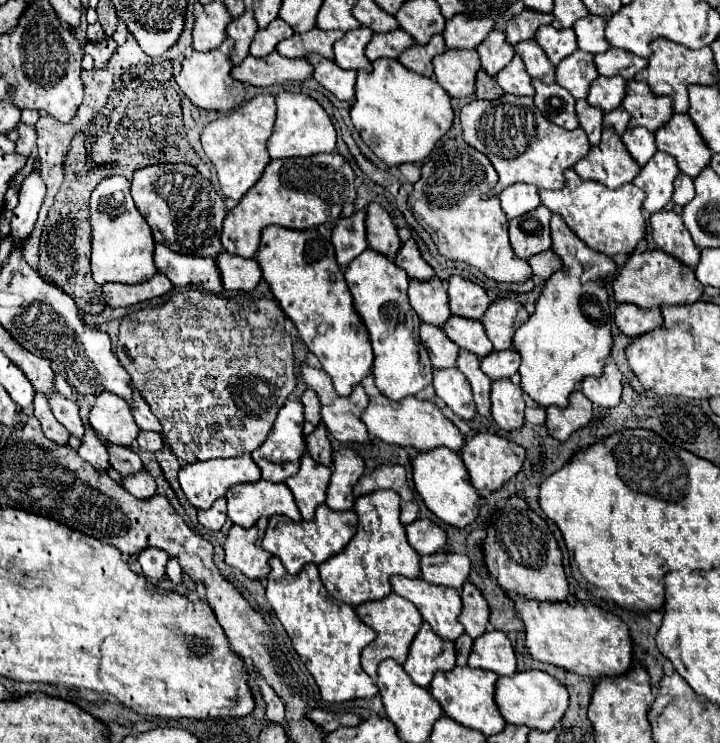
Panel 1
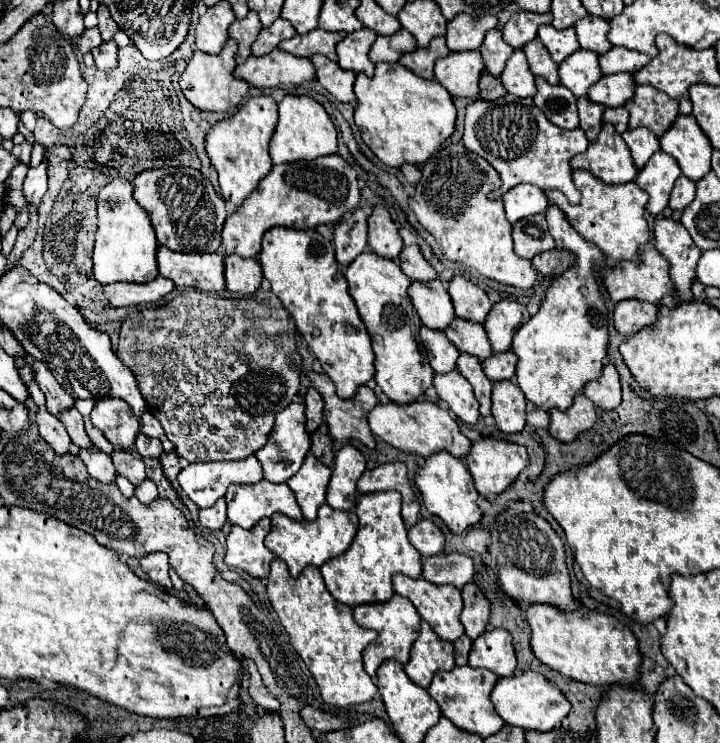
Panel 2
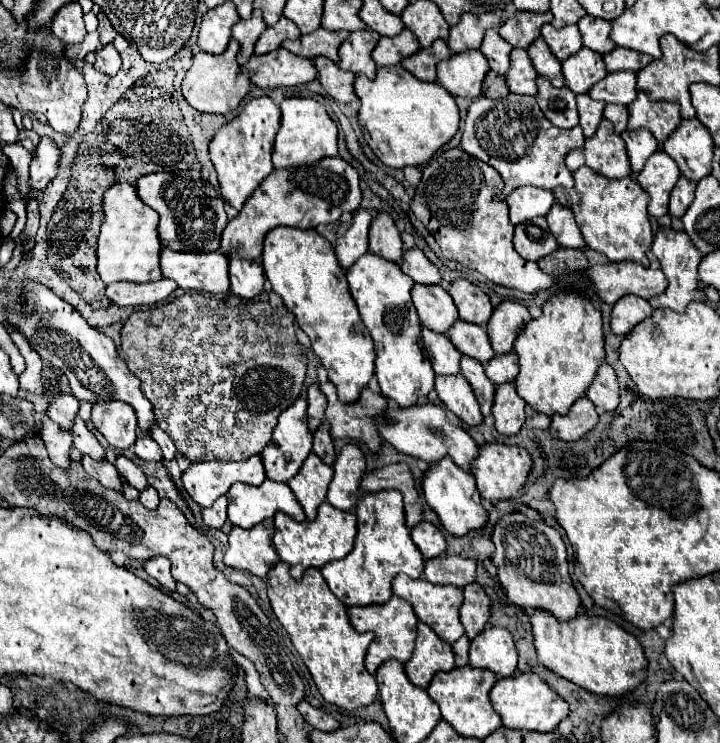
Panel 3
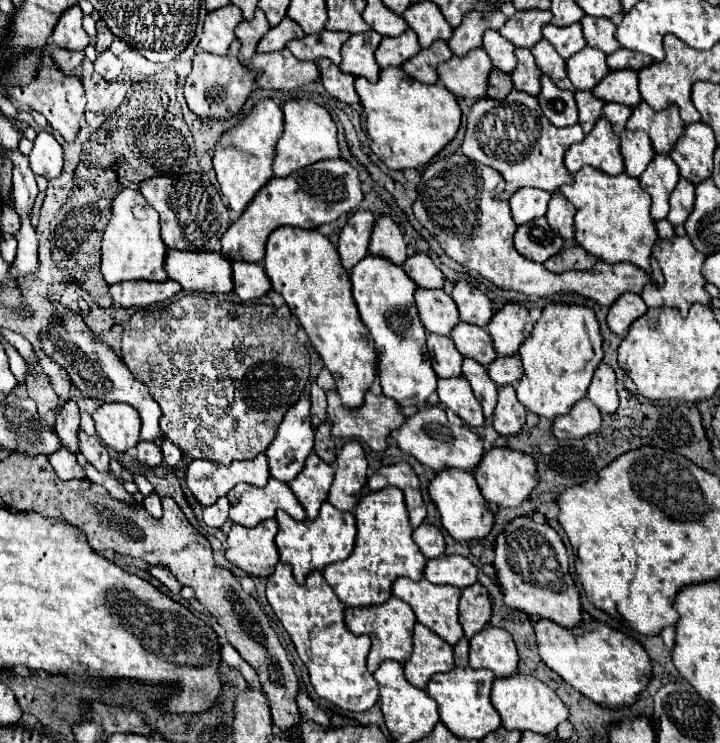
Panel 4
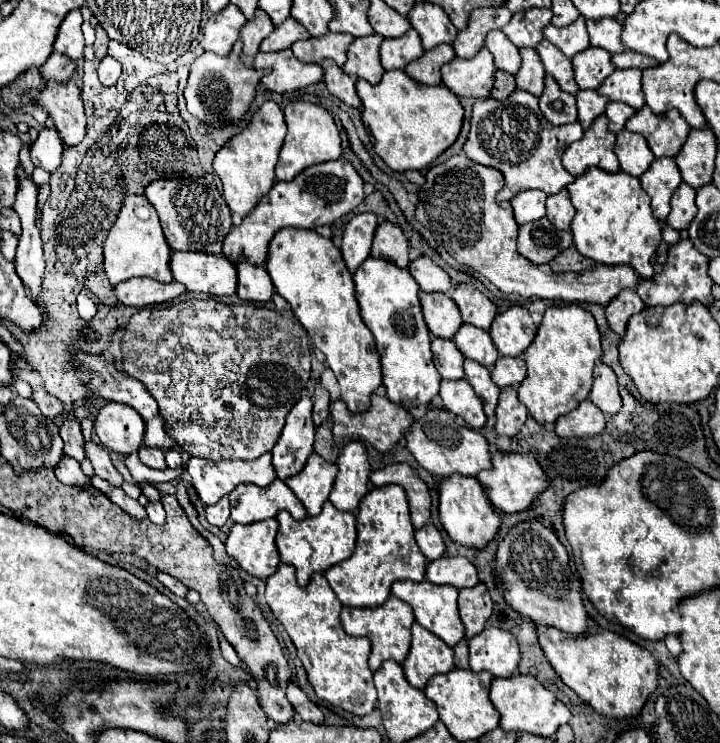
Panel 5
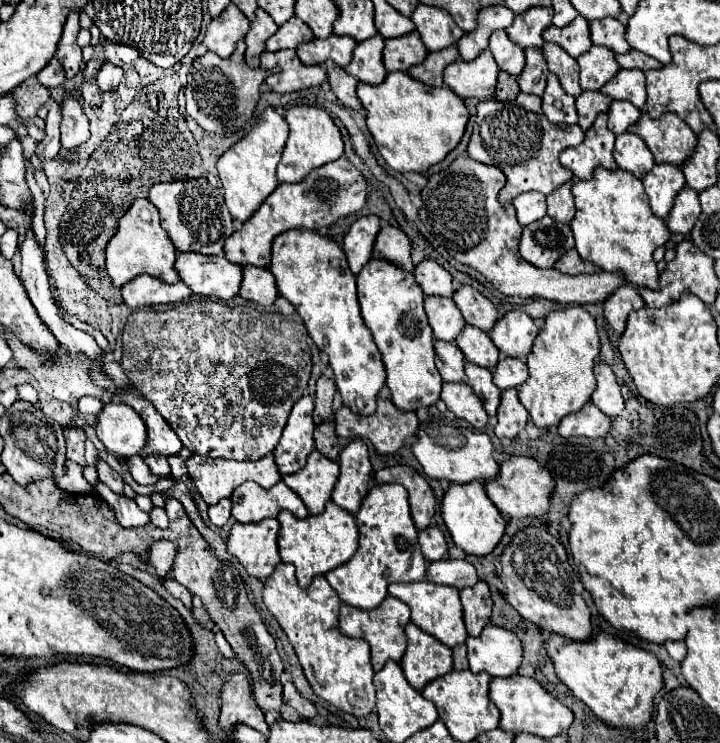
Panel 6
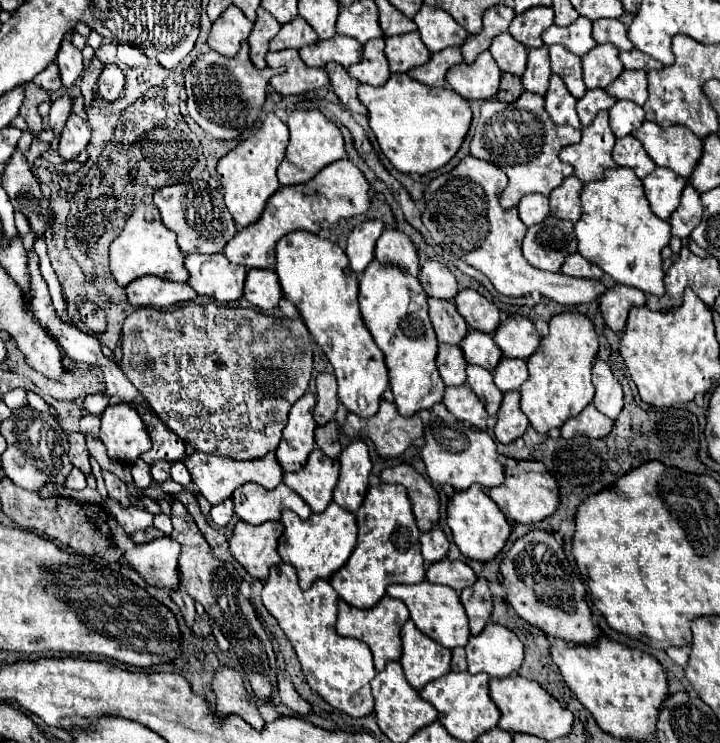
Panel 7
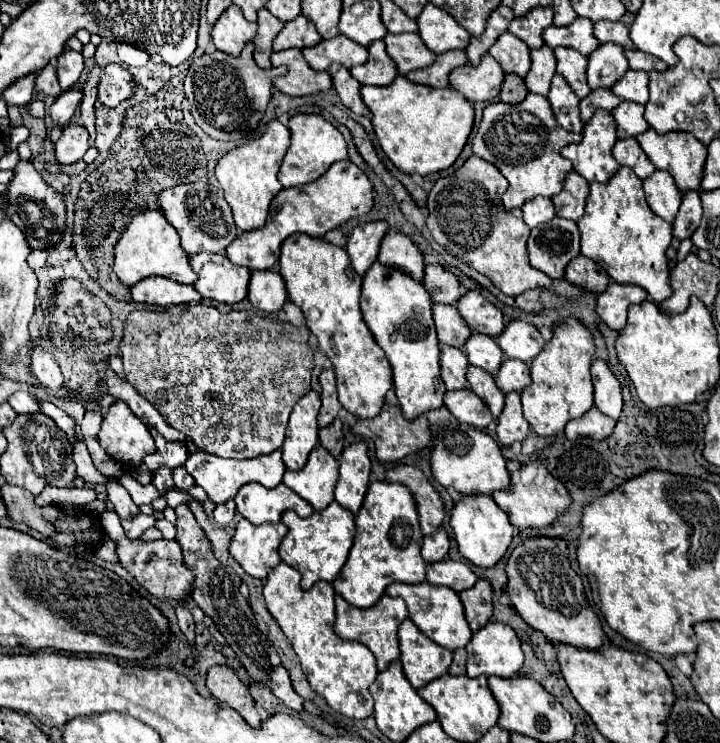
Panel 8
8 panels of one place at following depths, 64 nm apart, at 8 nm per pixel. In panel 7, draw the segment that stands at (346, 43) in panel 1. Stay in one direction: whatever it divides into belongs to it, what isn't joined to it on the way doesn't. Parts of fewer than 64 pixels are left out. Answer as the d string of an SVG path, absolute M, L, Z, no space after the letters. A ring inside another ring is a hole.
M372 38L362 46L362 60L348 68L350 76L358 82L382 86L390 78L388 60L384 56L384 38Z

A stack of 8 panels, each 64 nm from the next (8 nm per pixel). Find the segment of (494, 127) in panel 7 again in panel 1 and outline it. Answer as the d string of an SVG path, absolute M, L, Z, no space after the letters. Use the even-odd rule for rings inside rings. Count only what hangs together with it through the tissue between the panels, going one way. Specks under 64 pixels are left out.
M504 94L492 102L474 100L462 106L460 122L464 140L486 154L498 172L500 180L496 184L496 194L516 182L534 184L536 188L562 188L564 170L572 168L590 152L588 138L580 128L564 130L552 124L534 108L532 98Z

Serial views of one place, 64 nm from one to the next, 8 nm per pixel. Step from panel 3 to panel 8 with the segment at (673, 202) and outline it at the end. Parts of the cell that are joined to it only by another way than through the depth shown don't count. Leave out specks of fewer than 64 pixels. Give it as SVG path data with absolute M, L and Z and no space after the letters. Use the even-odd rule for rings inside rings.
M686 192L682 196L682 204L680 210L676 214L676 220L672 224L674 228L674 236L684 240L690 238L692 232L698 228L702 218L702 202L700 202L700 194L698 192Z

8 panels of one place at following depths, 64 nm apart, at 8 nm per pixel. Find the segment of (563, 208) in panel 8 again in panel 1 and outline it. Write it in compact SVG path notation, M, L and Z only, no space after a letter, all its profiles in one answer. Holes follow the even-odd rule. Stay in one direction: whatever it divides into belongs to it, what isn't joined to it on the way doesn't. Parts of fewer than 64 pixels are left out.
M552 214L550 218L550 230L552 230L552 252L556 252L562 260L562 268L550 276L550 280L544 284L534 314L516 330L514 334L514 350L522 356L520 374L522 374L522 390L536 400L540 406L560 406L564 408L568 404L570 392L576 388L576 384L584 376L600 376L602 368L610 356L612 350L612 316L608 306L608 290L598 280L582 282L582 272L586 268L586 260L592 256L602 256L596 250L590 250L572 230L568 230L566 222Z

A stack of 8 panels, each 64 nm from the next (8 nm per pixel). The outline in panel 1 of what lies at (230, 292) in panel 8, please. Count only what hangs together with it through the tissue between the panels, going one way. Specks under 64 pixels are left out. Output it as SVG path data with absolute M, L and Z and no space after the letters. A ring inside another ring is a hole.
M156 244L154 248L154 264L158 272L166 274L174 286L196 286L208 292L222 292L220 272L214 258L196 258L176 254L164 244Z

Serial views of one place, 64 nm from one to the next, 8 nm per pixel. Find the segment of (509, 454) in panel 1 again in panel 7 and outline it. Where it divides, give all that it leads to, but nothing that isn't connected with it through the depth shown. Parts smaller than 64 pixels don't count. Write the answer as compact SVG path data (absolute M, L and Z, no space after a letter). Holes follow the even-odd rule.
M518 460L516 466L506 468L504 474L506 474L504 484L490 488L488 496L500 506L500 510L506 514L506 518L510 522L522 522L522 524L538 522L556 510L556 506L558 506L558 484L556 484L554 476L548 474L548 470L544 468L542 462Z

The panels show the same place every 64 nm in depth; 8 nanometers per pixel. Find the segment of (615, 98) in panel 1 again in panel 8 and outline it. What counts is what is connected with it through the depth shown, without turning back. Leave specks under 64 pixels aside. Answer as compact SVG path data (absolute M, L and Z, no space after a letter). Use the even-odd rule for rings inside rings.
M628 70L610 90L622 100L646 104L648 102L648 72Z

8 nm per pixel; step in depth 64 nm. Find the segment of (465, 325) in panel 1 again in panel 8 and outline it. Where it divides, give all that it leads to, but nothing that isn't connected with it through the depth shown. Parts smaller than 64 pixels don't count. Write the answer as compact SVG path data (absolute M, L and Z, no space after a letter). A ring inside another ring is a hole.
M472 332L472 336L464 344L464 350L466 350L466 356L472 366L478 366L478 368L490 372L492 376L498 372L498 368L504 360L504 354L502 354L500 346L496 344L496 340L490 336L484 336L484 334Z

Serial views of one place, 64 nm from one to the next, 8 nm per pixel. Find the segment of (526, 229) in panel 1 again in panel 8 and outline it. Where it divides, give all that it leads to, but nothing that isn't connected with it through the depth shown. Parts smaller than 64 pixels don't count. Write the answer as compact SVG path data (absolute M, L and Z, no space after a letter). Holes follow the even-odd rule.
M554 216L554 220L536 226L528 236L530 264L550 278L562 278L566 264L580 254L580 232L576 222Z

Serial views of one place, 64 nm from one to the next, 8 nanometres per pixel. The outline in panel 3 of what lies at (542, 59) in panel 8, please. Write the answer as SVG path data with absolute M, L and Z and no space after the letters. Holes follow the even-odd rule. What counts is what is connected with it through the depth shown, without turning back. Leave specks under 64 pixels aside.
M522 48L512 50L512 64L506 74L506 84L508 90L514 94L526 94L526 96L536 96L536 70Z

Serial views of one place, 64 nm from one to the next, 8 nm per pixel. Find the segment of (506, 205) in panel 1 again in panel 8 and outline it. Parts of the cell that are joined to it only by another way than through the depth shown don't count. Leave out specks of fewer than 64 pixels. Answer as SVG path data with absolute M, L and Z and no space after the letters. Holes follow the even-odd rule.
M536 196L536 198L528 200L528 204L522 206L522 212L524 212L524 222L530 228L536 228L538 224L544 224L544 222L548 222L548 220L552 220L556 216L552 200L542 198L542 196Z

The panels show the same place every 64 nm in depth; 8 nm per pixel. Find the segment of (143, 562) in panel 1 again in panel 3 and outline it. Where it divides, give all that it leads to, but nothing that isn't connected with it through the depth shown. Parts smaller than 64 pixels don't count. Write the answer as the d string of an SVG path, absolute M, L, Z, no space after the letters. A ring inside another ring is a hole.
M156 556L152 560L146 560L144 562L144 570L146 570L146 574L156 578L170 592L176 590L176 582L174 582L174 578L170 574L170 564L168 564L168 560L164 556Z

